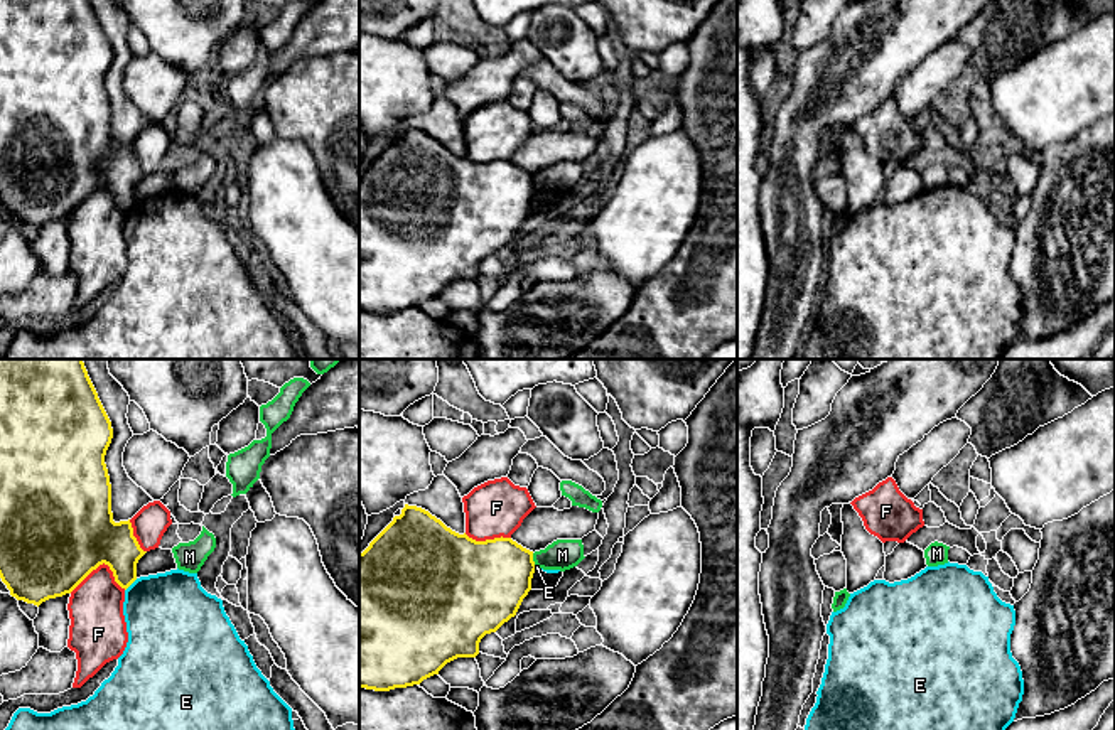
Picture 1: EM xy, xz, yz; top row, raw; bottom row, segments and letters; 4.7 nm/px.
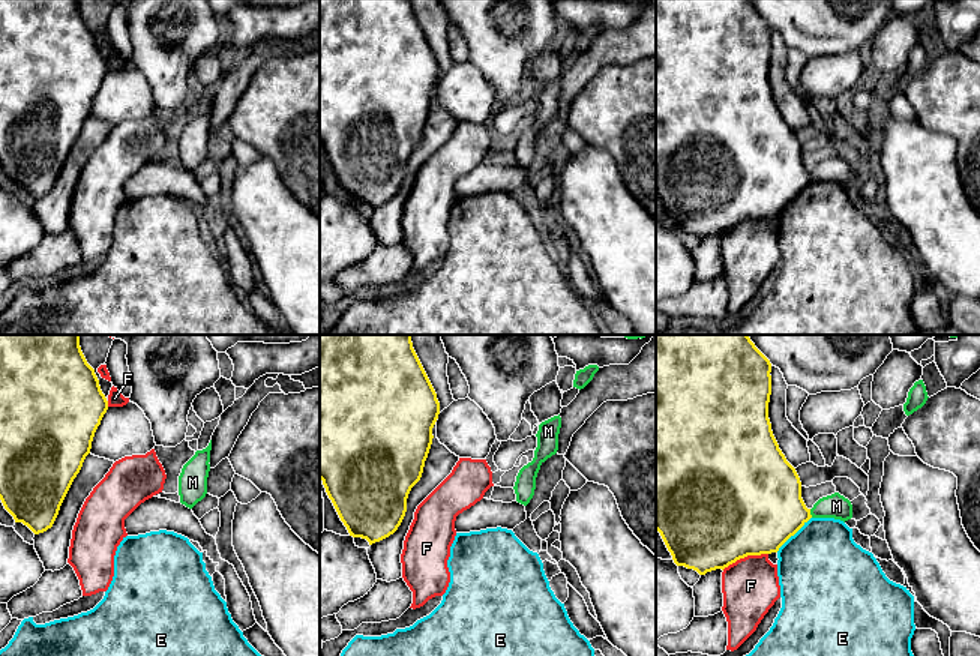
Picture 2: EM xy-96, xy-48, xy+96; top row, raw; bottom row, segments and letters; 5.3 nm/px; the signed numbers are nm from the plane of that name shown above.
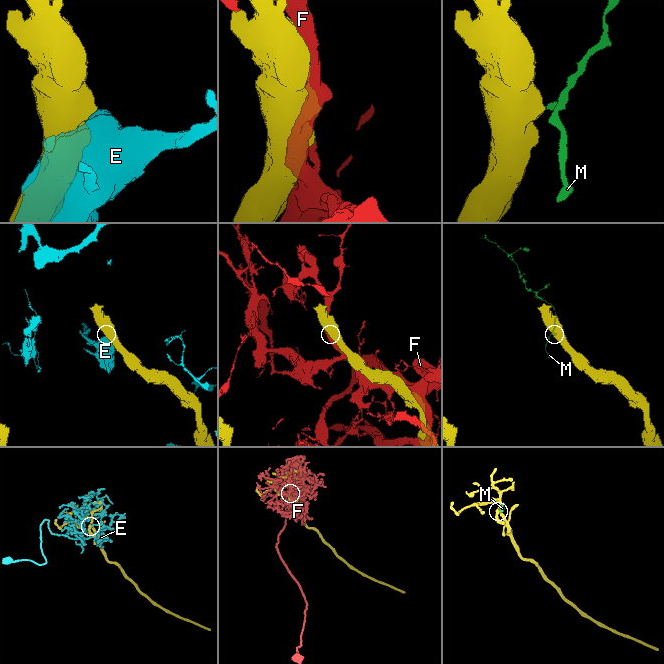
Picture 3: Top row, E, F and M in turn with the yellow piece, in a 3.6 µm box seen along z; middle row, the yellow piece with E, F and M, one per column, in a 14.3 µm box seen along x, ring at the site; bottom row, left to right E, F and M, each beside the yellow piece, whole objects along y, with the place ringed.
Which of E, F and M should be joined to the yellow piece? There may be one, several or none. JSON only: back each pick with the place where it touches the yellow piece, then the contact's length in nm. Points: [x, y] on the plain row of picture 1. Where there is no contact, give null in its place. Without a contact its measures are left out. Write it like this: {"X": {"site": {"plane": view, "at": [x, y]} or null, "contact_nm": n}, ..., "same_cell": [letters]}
{"same_cell": []}

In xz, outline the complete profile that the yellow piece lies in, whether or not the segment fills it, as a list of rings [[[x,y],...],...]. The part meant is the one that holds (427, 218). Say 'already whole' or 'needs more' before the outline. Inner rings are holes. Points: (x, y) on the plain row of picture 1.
already whole; [[[405,126],[359,175],[359,310],[420,307],[457,280],[476,280],[481,261],[516,238],[535,192],[533,174],[511,160],[476,164]]]

